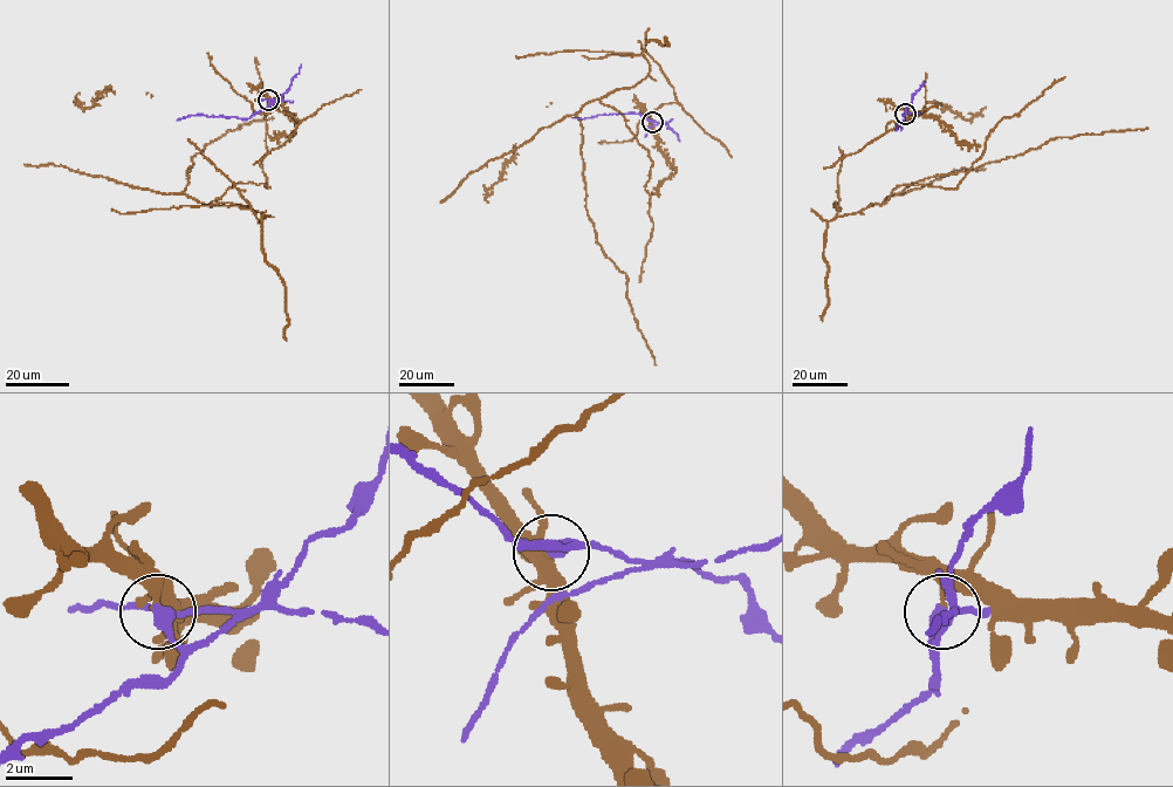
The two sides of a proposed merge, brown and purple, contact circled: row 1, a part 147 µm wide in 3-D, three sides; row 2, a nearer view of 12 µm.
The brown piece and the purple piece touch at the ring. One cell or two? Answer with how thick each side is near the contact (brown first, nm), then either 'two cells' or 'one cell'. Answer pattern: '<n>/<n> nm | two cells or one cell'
300/360 nm | two cells

